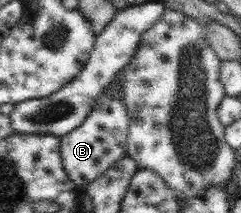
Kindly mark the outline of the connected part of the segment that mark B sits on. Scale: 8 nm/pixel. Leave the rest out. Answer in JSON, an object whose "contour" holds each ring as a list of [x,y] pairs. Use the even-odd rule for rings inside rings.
{"contour":[[[118,74],[106,86],[102,96],[92,104],[92,110],[88,112],[86,120],[72,132],[60,137],[60,154],[64,169],[81,190],[84,190],[90,181],[96,179],[124,154],[127,154],[130,116],[128,116],[128,110],[122,100],[124,94],[122,94],[120,83],[122,83],[122,78]]]}

